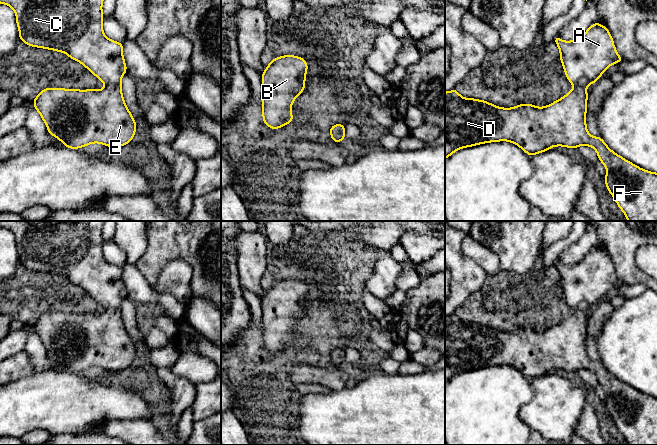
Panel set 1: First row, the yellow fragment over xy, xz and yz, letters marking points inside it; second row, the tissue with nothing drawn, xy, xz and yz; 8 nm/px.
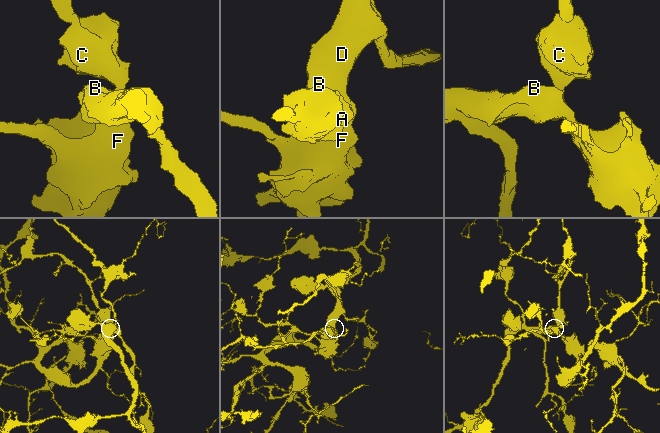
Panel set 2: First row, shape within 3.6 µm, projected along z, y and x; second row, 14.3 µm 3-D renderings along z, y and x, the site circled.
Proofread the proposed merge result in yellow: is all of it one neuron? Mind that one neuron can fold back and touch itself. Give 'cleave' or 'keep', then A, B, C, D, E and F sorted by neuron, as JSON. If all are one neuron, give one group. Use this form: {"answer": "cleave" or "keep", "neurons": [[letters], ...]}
{"answer": "keep", "neurons": [["A", "B", "C", "D", "E", "F"]]}

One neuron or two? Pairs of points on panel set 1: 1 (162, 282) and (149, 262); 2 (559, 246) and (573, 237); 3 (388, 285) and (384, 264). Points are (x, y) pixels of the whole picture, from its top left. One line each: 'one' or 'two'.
1: two
2: one
3: one

